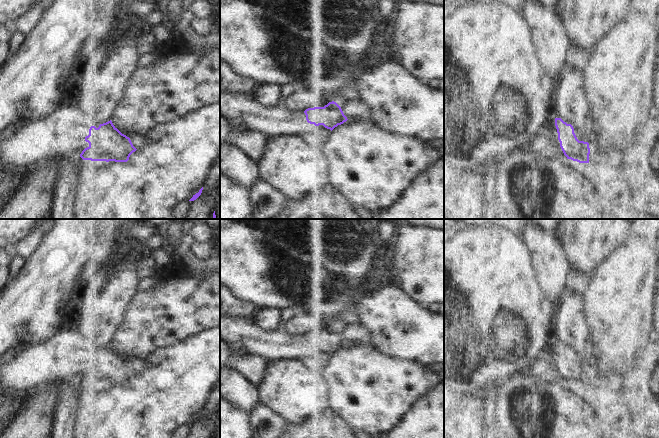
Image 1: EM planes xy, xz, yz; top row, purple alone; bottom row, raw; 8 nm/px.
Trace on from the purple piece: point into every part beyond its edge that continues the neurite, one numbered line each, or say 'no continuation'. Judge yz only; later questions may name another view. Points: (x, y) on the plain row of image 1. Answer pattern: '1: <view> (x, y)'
1: yz (568, 344).

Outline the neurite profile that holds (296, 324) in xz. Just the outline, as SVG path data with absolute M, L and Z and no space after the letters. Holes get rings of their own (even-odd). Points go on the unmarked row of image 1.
M286 314L282 323L282 329L293 336L301 336L314 331L324 331L329 326L332 326L332 322L323 314Z

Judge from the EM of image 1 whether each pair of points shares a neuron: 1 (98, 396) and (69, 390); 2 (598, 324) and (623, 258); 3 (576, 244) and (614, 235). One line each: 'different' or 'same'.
1: different
2: same
3: same

